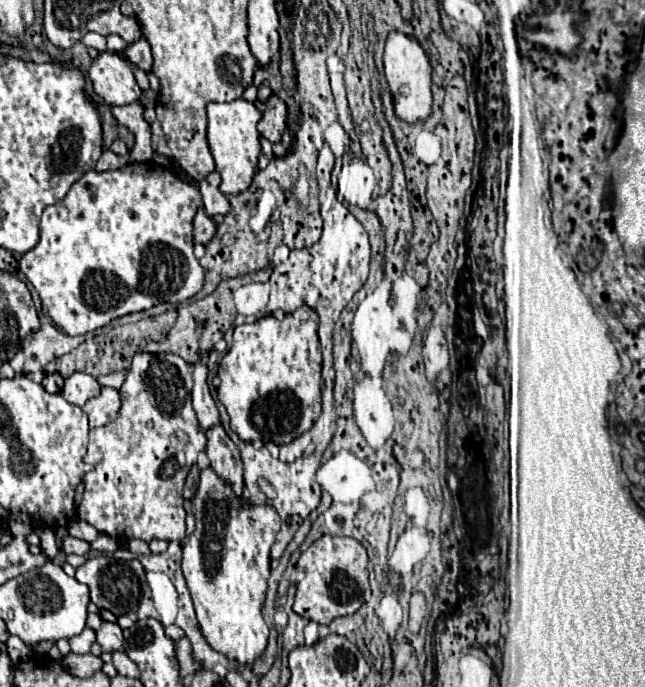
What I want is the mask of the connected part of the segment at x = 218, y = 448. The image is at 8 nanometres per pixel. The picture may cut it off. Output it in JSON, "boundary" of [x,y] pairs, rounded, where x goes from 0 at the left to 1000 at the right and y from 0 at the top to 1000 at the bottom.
{"boundary":[[[330,622],[318,630],[321,636],[321,665],[327,683],[364,715],[364,723],[377,726],[377,677],[364,645],[352,636],[346,622]]]}

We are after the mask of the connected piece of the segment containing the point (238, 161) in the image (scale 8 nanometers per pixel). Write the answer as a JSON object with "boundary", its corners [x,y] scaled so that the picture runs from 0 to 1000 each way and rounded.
{"boundary":[[[364,144],[358,150],[324,150],[321,153],[321,202],[324,202],[324,217],[333,231],[333,243],[343,255],[343,281],[374,281],[386,275],[389,261],[398,249],[398,229],[405,223],[402,211],[402,191],[398,179],[405,173],[402,159],[380,147],[380,144]]]}

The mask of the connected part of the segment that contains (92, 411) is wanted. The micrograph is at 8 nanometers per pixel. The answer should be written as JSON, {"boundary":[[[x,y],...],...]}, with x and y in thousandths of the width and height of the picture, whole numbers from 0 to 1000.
{"boundary":[[[157,563],[157,575],[147,581],[138,581],[129,592],[129,598],[138,607],[138,622],[157,622],[166,619],[178,604],[184,601],[188,578],[184,569],[175,563]]]}

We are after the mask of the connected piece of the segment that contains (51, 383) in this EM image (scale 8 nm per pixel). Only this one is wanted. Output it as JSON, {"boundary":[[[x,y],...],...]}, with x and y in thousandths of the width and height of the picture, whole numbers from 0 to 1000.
{"boundary":[[[90,543],[73,544],[65,553],[65,562],[79,574],[93,571],[98,560],[99,550]]]}

